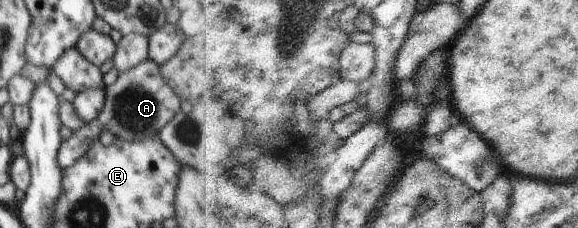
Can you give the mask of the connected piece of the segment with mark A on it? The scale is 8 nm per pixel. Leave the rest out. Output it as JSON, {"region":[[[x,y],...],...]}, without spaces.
{"region":[[[151,59],[142,61],[129,71],[119,72],[118,75],[115,83],[104,87],[106,100],[96,119],[86,123],[81,129],[74,131],[69,139],[61,142],[57,161],[62,168],[71,167],[80,157],[83,157],[91,149],[93,141],[99,141],[99,135],[103,131],[110,131],[114,137],[125,139],[125,141],[157,138],[158,131],[161,131],[177,113],[188,108],[167,85],[160,73],[160,66]]]}

